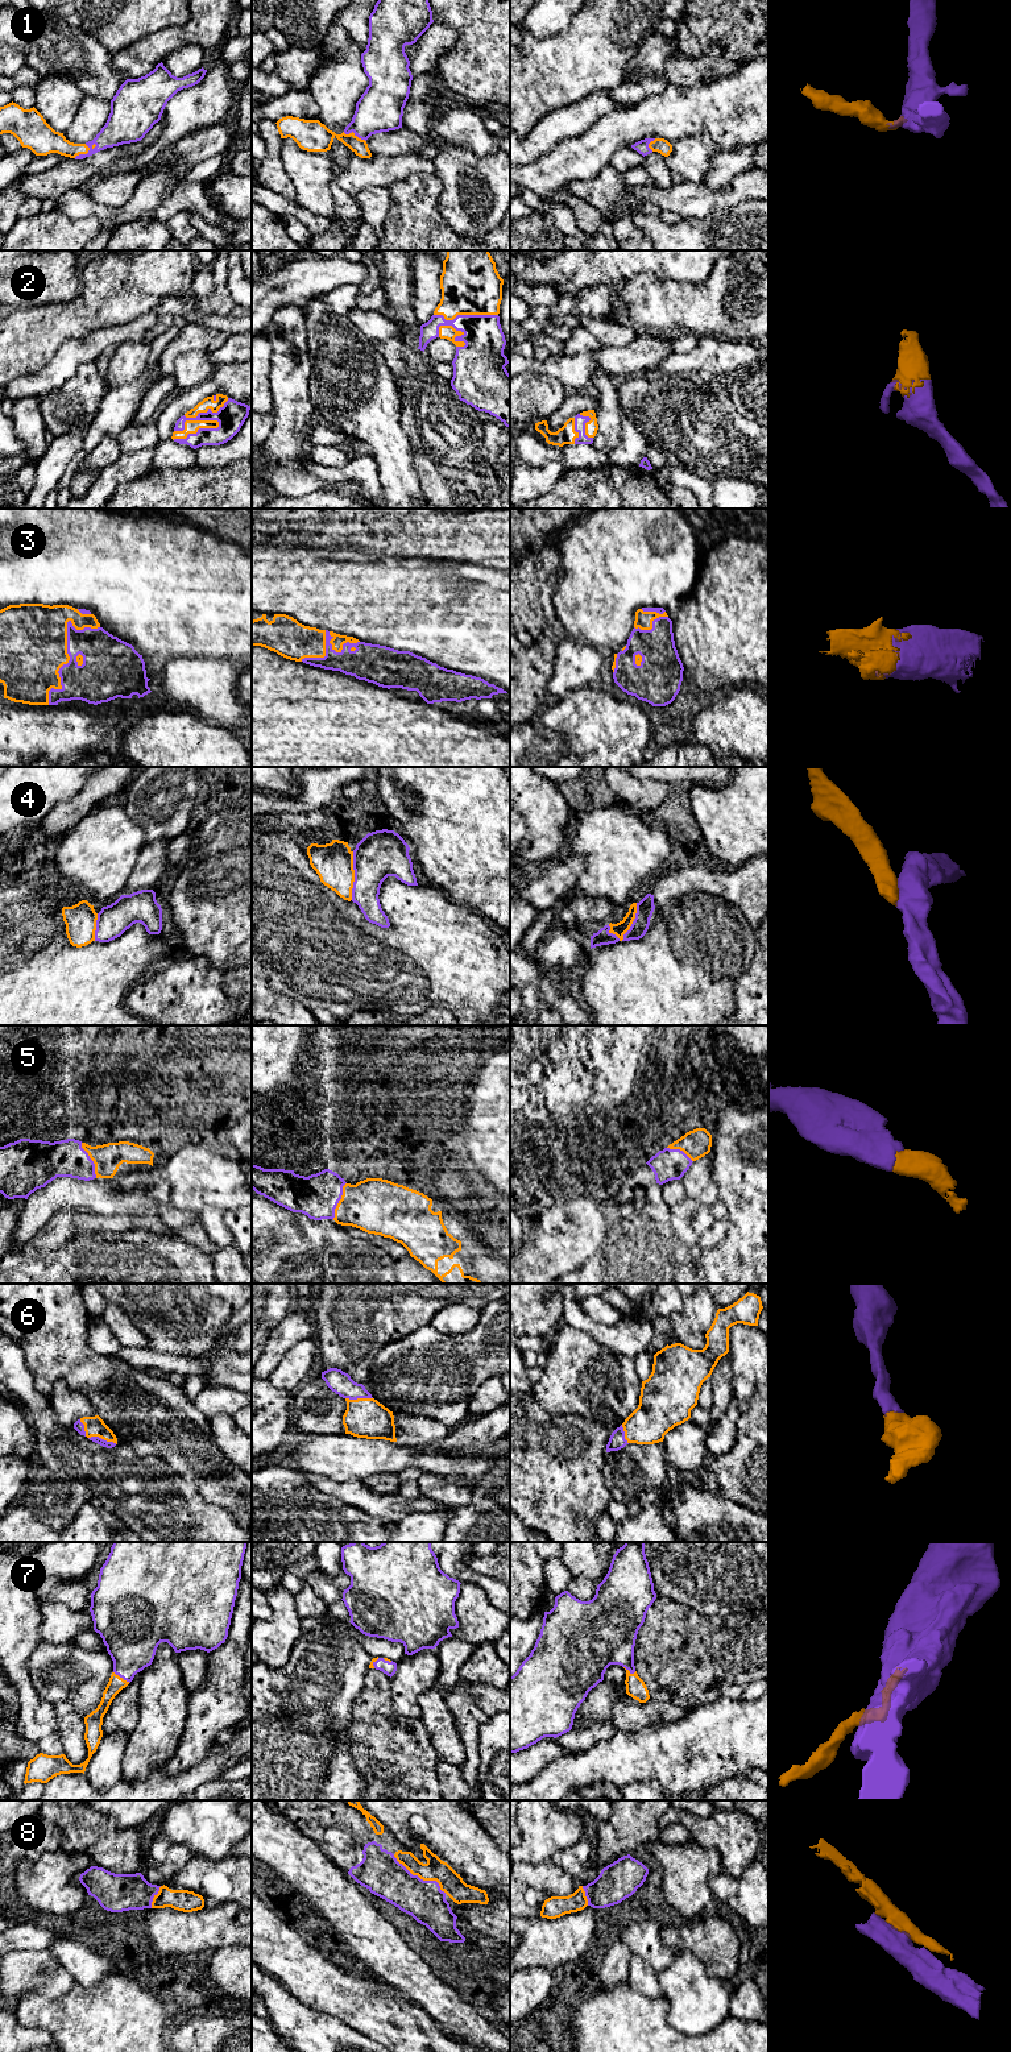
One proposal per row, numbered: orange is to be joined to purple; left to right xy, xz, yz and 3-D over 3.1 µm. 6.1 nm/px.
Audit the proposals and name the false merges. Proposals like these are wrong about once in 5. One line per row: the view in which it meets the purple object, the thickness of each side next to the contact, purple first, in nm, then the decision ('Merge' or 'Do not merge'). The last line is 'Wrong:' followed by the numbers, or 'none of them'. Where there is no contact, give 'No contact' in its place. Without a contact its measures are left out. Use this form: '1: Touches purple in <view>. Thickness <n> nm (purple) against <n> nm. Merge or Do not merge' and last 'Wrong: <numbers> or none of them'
1: Touches purple in xy. Thickness 170 nm (purple) against 160 nm. Merge
2: Touches purple in xy. Thickness 170 nm (purple) against 80 nm. Merge
3: Touches purple in xy. Thickness 300 nm (purple) against 420 nm. Merge
4: Touches purple in yz. Thickness 110 nm (purple) against 80 nm. Do not merge
5: Touches purple in xz. Thickness 260 nm (purple) against 340 nm. Merge
6: Touches purple in xy. Thickness 50 nm (purple) against 130 nm. Merge
7: Touches purple in xy. Thickness 320 nm (purple) against 90 nm. Merge
8: Touches purple in xz. Thickness 260 nm (purple) against 140 nm. Merge
Wrong: 4

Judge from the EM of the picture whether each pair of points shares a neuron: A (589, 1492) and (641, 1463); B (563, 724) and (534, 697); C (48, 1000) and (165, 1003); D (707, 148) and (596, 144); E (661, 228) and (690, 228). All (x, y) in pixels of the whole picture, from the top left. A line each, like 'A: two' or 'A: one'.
A: two
B: two
C: two
D: two
E: one

